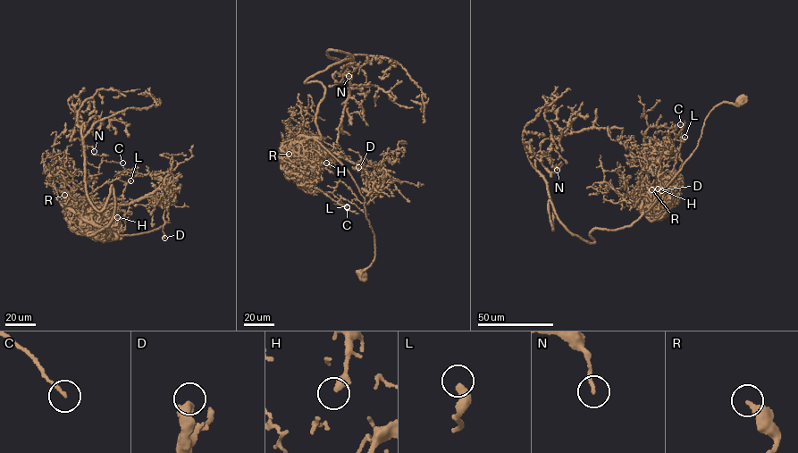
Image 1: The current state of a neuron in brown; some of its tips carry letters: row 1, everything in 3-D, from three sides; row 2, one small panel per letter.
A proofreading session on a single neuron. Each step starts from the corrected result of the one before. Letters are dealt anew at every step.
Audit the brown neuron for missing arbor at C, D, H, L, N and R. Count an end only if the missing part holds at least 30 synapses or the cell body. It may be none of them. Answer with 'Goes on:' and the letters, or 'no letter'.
Goes on: no letter

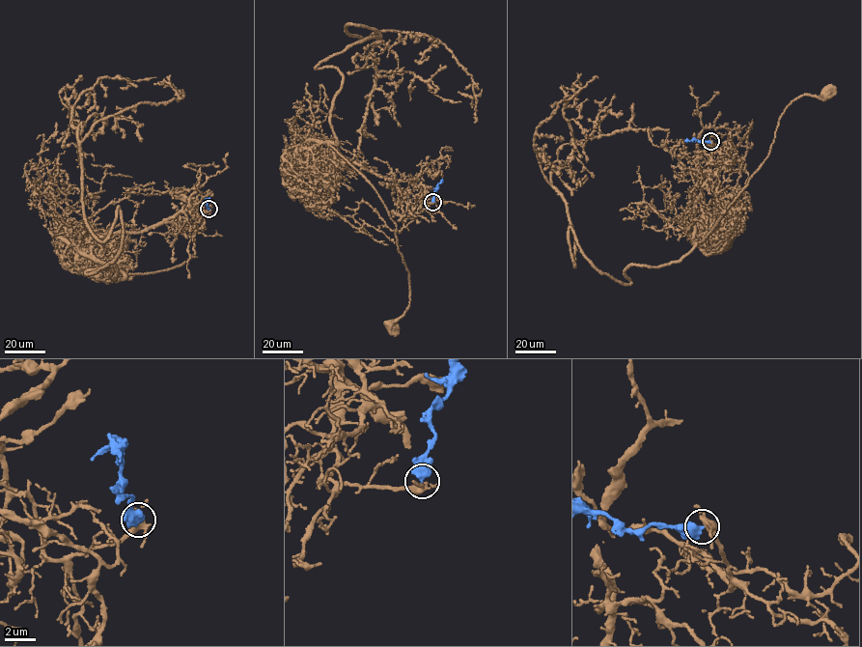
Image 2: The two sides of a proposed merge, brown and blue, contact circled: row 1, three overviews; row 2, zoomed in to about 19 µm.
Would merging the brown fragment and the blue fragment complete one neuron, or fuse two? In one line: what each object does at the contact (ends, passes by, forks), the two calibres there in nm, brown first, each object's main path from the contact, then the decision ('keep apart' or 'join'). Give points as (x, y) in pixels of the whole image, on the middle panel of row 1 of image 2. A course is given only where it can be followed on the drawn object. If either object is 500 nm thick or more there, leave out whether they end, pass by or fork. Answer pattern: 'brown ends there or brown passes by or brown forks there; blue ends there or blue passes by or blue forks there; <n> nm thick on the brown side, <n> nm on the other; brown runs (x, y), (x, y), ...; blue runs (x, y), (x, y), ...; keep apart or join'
400 nm thick on the brown side, 600 nm on the other; brown runs (433, 202), (420, 202), (411, 181), (339, 165), (328, 144), (372, 185), (395, 224), (410, 287), (394, 325); blue runs (433, 202), (434, 192), (442, 180); keep apart

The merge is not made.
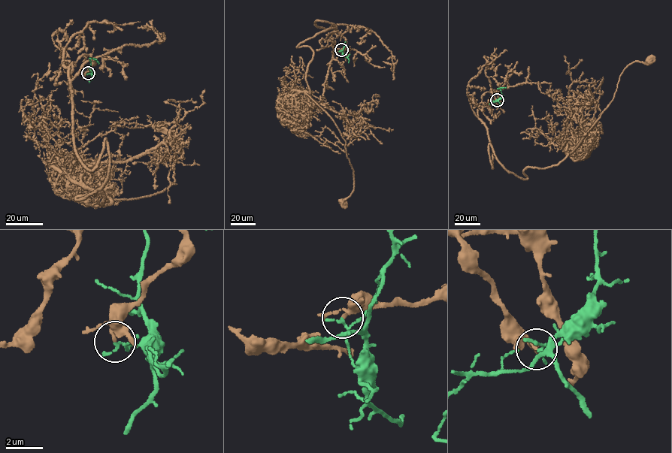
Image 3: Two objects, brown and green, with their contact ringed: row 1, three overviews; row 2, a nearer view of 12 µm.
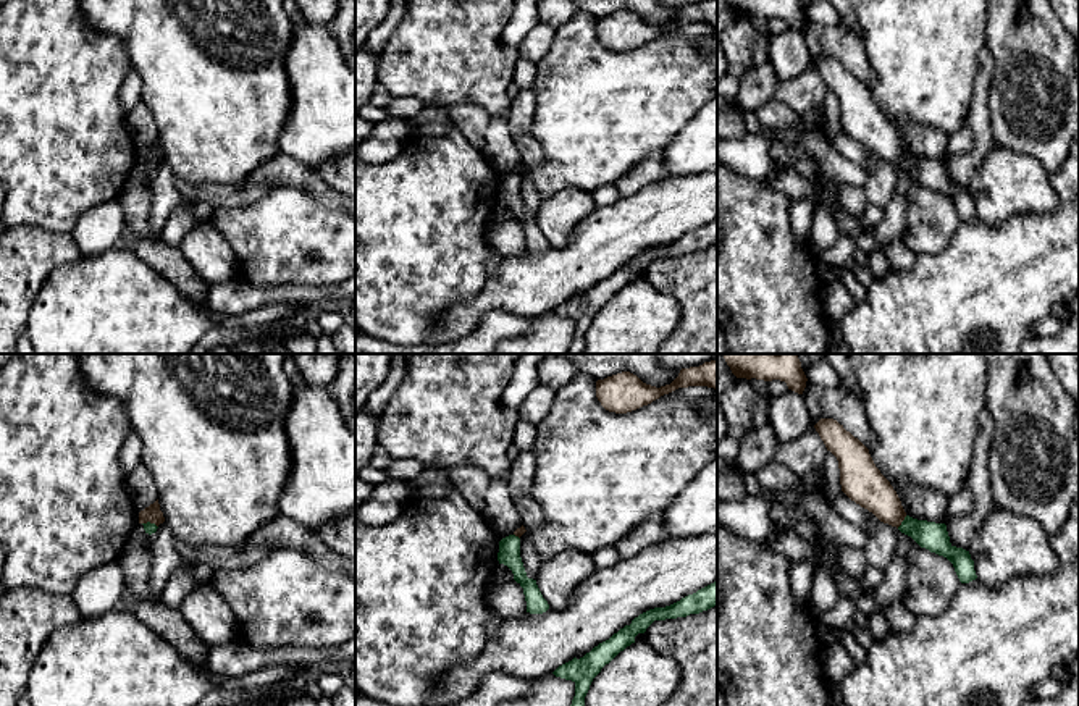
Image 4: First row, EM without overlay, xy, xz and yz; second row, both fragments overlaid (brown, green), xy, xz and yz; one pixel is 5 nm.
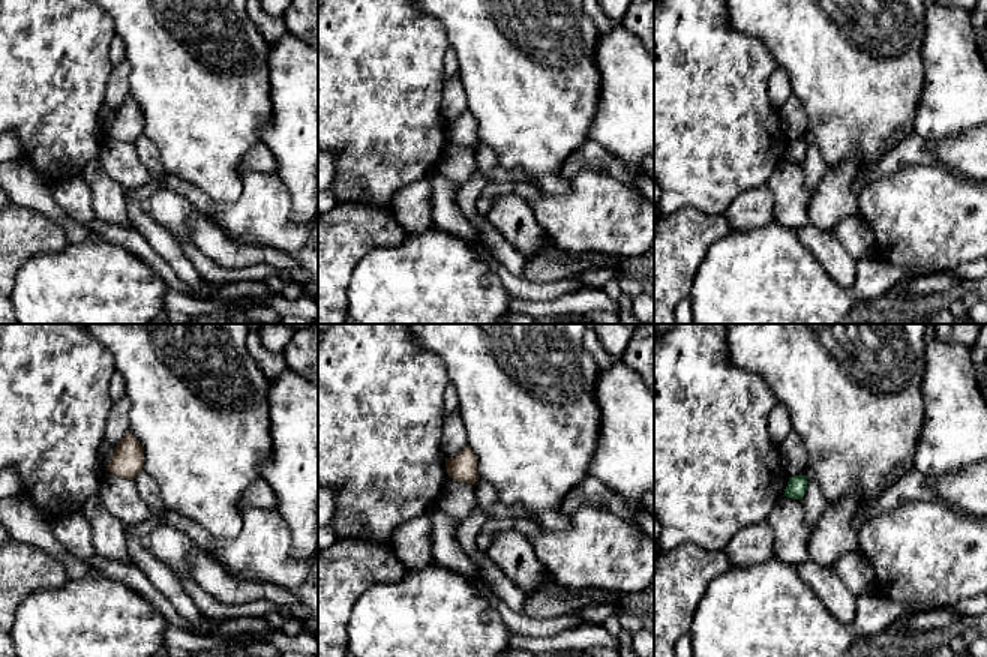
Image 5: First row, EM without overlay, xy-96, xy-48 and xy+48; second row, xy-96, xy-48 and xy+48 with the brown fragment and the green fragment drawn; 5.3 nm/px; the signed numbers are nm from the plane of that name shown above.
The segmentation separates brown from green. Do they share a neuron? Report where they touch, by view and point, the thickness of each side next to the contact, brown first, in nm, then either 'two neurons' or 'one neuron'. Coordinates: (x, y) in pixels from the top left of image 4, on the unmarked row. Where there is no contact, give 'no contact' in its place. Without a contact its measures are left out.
yz (902, 159) | 190/140 nm | two neurons

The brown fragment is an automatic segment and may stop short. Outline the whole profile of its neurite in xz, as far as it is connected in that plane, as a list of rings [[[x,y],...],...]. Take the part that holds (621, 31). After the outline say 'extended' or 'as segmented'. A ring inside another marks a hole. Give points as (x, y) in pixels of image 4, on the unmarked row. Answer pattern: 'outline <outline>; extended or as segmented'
outline [[[717,0],[682,6],[678,15],[665,24],[643,21],[636,13],[622,10],[596,19],[596,36],[601,44],[615,52],[627,52],[651,42],[678,26],[707,24],[717,27]]]; as segmented

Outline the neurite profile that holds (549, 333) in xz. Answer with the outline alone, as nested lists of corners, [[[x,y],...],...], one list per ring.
[[[548,312],[525,334],[499,341],[493,354],[569,354],[573,334],[575,320]]]

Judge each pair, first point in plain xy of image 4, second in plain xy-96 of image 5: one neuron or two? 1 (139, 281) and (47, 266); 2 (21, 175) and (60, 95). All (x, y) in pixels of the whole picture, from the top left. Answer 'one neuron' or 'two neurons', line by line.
1: one neuron
2: one neuron

